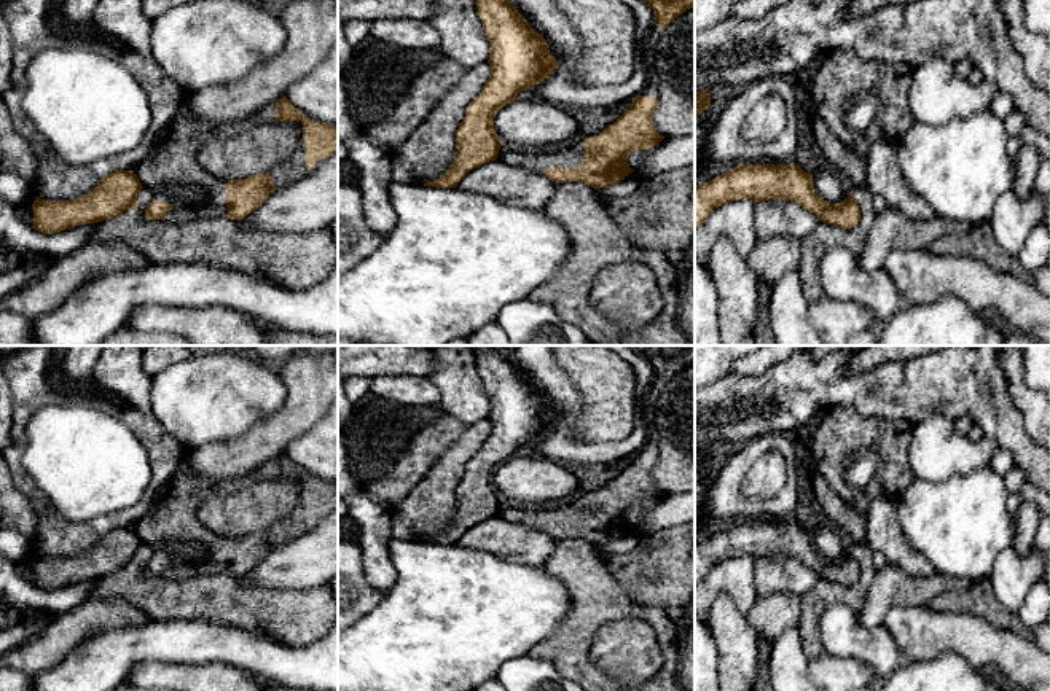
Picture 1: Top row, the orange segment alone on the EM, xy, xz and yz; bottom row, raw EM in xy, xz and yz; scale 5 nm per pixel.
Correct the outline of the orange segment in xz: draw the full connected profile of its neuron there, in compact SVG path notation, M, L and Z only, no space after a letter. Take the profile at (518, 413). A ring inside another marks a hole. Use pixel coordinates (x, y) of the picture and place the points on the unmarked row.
M472 346L475 361L489 396L491 431L481 449L468 460L456 489L456 513L449 525L424 543L456 545L475 524L496 517L502 498L494 474L516 451L548 435L559 419L545 395L503 355L499 346Z

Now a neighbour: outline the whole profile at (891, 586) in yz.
M886 564L876 570L857 618L864 627L884 626L886 613L892 607L927 607L935 595L962 591L972 584L938 572L929 578L915 578L897 565Z

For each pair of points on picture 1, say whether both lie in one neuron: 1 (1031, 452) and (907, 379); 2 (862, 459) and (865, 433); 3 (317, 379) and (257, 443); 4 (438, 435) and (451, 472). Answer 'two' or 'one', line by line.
1: one
2: two
3: one
4: two

